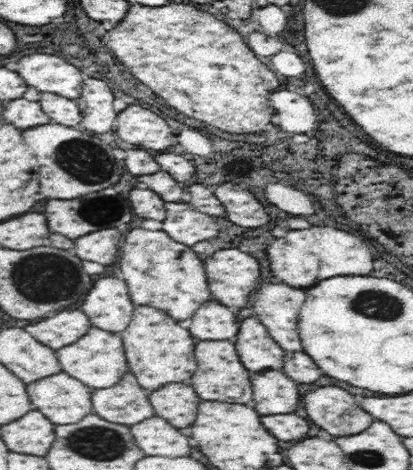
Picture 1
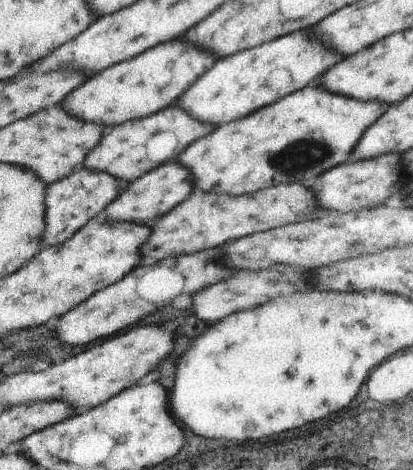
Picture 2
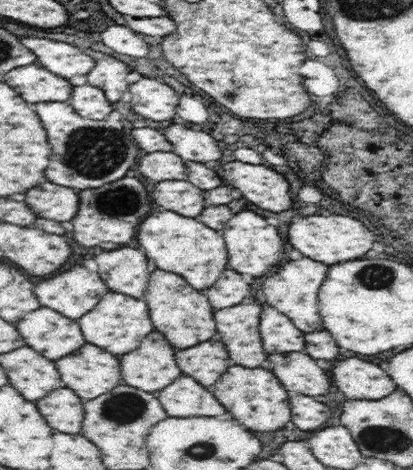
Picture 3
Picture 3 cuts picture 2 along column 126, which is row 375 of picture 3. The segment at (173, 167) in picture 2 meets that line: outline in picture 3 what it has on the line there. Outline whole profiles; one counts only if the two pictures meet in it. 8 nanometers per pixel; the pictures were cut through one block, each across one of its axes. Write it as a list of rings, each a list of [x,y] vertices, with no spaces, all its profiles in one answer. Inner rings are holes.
[[[218,338],[200,342],[192,348],[178,350],[176,362],[184,376],[192,376],[204,388],[214,386],[232,366],[228,350]]]

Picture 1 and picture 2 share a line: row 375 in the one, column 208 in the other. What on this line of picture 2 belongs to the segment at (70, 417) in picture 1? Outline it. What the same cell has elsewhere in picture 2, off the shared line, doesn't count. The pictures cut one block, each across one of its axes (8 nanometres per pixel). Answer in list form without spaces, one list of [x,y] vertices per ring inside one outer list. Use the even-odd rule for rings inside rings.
[[[165,42],[141,52],[135,58],[113,64],[101,72],[85,76],[85,82],[77,90],[69,92],[57,108],[67,116],[87,122],[101,124],[105,130],[123,122],[147,118],[159,110],[169,108],[205,70],[209,70],[217,58],[185,42]]]

